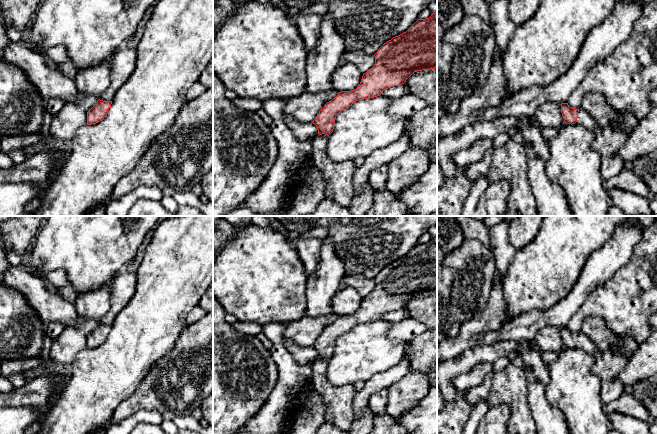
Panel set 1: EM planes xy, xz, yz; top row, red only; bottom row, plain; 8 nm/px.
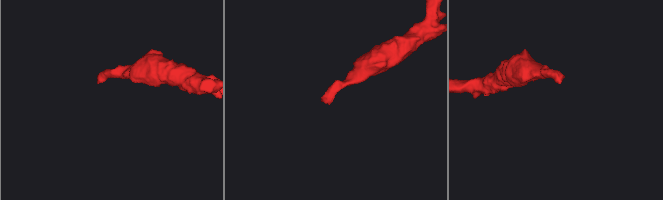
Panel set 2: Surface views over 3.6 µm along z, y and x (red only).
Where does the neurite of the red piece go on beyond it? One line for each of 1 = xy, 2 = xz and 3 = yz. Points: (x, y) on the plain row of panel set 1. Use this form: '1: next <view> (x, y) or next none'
1: next none
2: next none
3: next yz (584, 342)

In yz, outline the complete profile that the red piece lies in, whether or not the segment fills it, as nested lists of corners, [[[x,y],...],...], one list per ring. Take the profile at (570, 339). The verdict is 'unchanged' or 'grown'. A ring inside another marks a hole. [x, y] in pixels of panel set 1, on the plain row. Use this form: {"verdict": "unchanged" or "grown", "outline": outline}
{"verdict": "grown", "outline": [[[568,327],[561,328],[561,337],[566,348],[580,348],[586,353],[598,358],[601,354],[597,345],[584,333],[575,333],[568,329]]]}

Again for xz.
{"verdict": "unchanged", "outline": [[[437,236],[429,242],[418,243],[406,256],[384,267],[374,278],[375,288],[363,298],[358,311],[351,315],[341,315],[319,335],[313,348],[318,358],[330,359],[334,353],[336,340],[358,324],[380,320],[391,311],[400,310],[417,295],[437,292]]]}

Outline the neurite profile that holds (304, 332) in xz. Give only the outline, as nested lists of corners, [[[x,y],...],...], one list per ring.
[[[339,314],[325,317],[304,317],[287,325],[283,340],[291,341],[300,347],[312,347],[324,329],[335,322]]]

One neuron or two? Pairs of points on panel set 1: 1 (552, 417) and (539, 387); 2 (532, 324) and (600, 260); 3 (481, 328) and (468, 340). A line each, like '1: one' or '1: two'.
1: one
2: one
3: one

